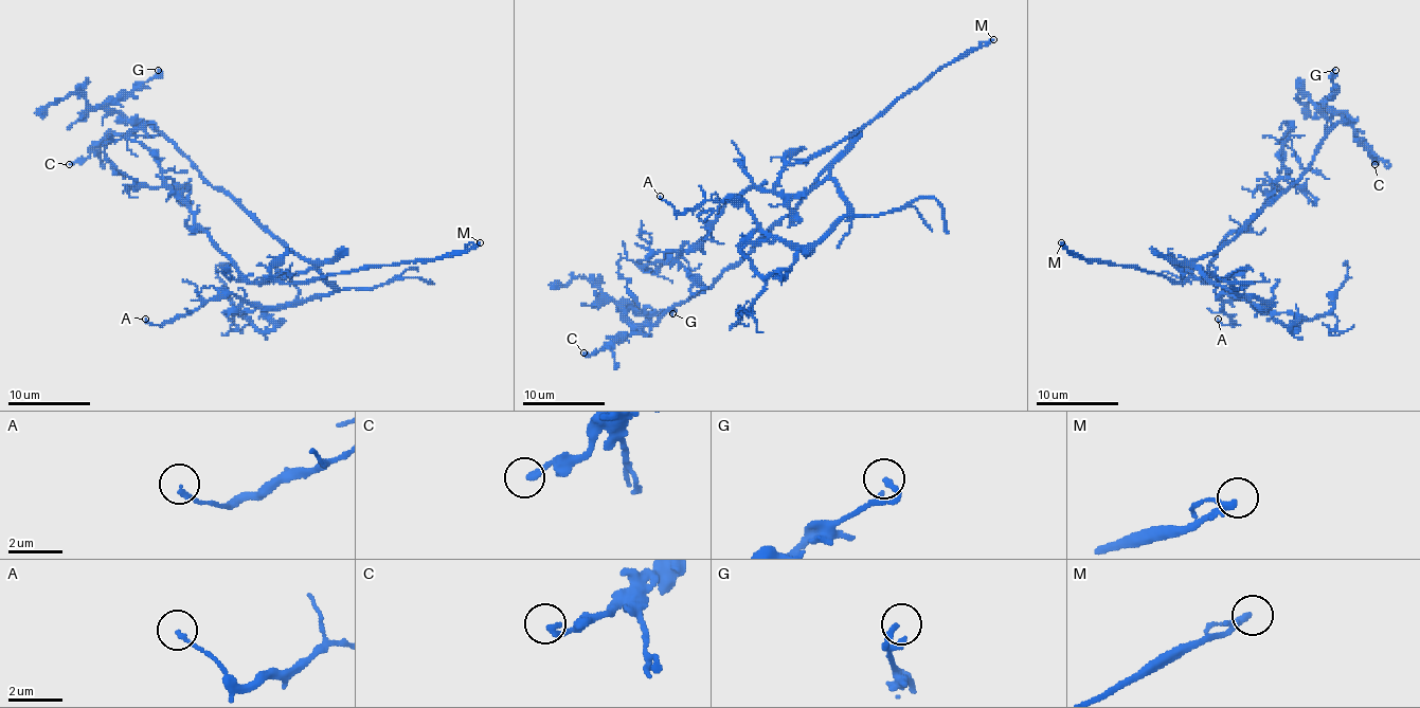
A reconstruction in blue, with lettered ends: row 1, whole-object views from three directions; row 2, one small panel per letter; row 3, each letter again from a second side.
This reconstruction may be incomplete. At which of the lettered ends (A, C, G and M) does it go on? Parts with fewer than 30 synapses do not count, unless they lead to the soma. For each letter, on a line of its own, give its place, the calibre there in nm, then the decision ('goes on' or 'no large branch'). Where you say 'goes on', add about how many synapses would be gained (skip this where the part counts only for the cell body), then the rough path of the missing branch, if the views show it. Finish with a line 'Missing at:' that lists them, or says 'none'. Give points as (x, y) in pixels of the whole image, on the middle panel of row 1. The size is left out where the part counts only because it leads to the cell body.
A: place (660, 196); calibre 140 nm; no large branch
C: place (583, 352); calibre 240 nm; no large branch
G: place (672, 313); calibre 200 nm; no large branch
M: place (993, 39); calibre 150 nm; no large branch
Missing at: none

